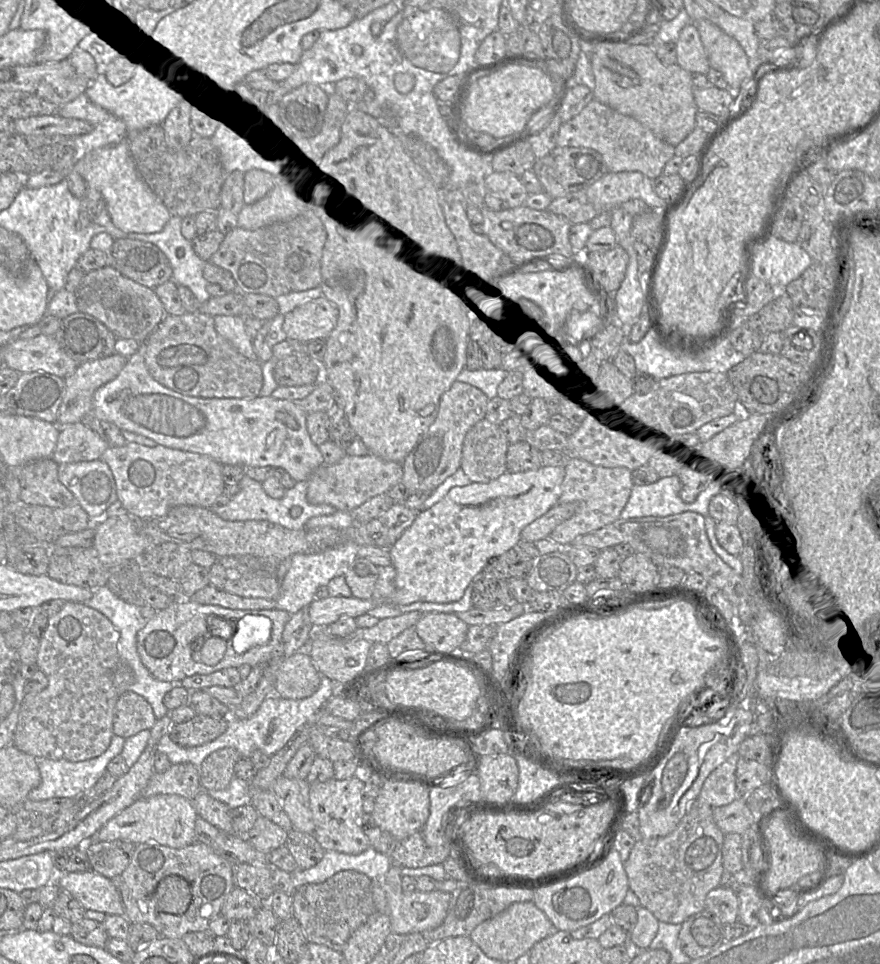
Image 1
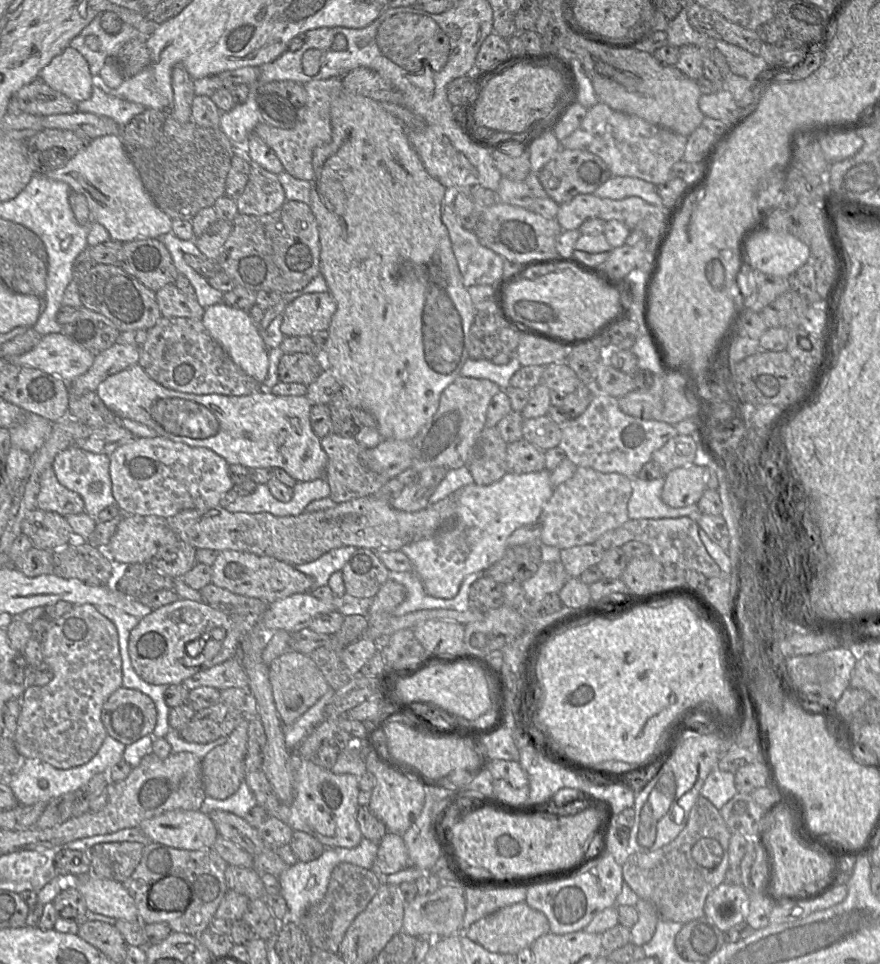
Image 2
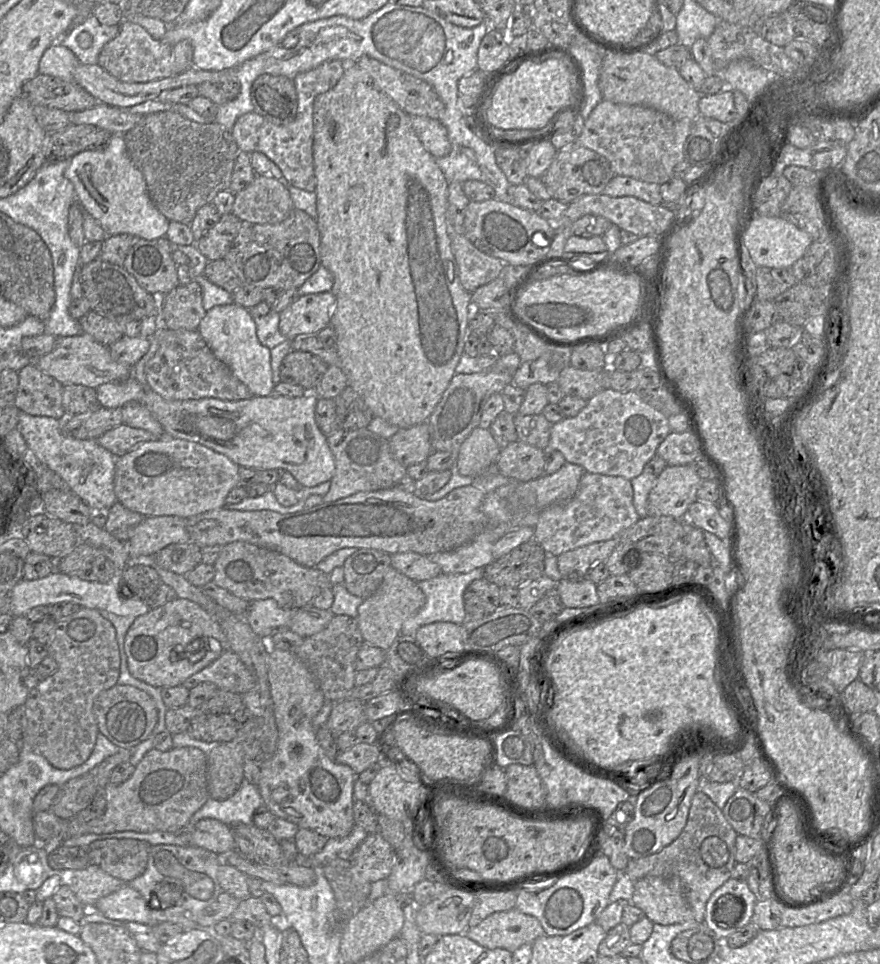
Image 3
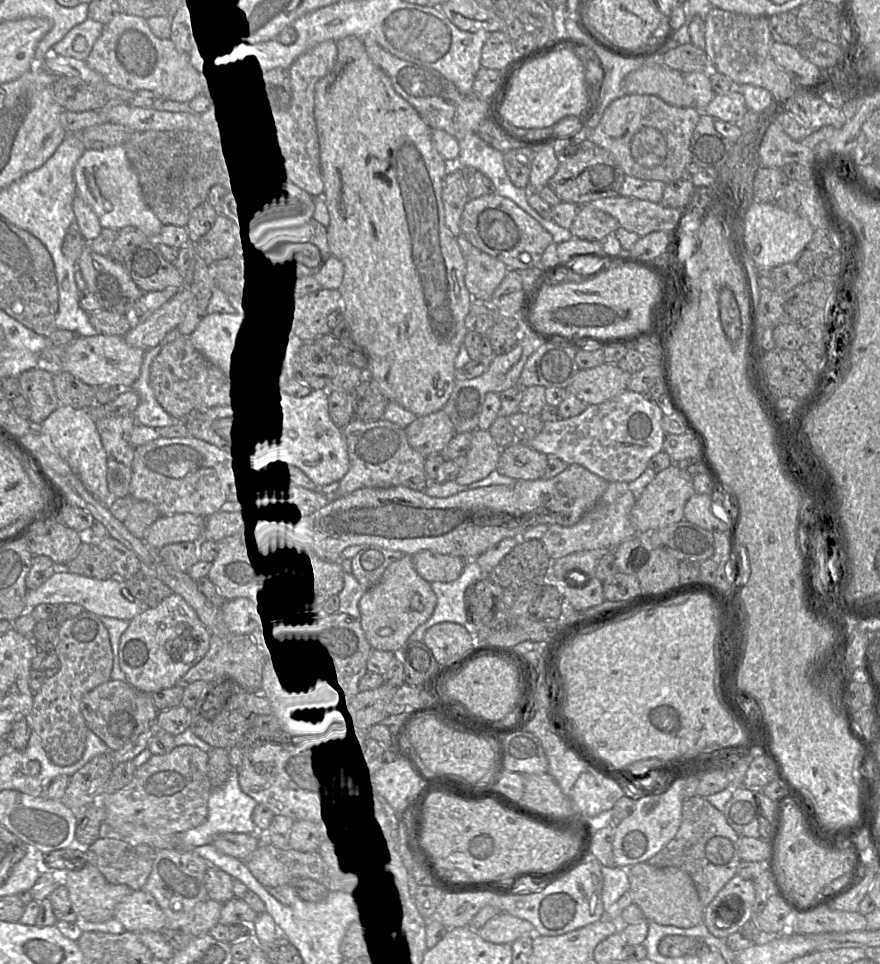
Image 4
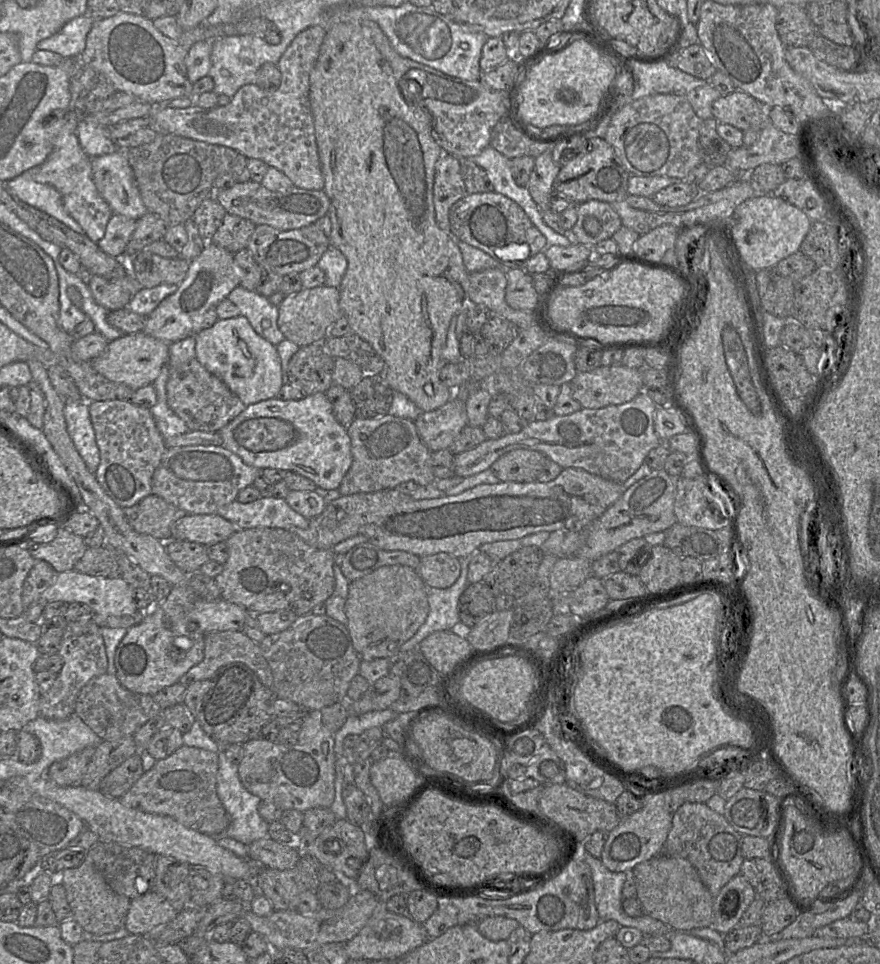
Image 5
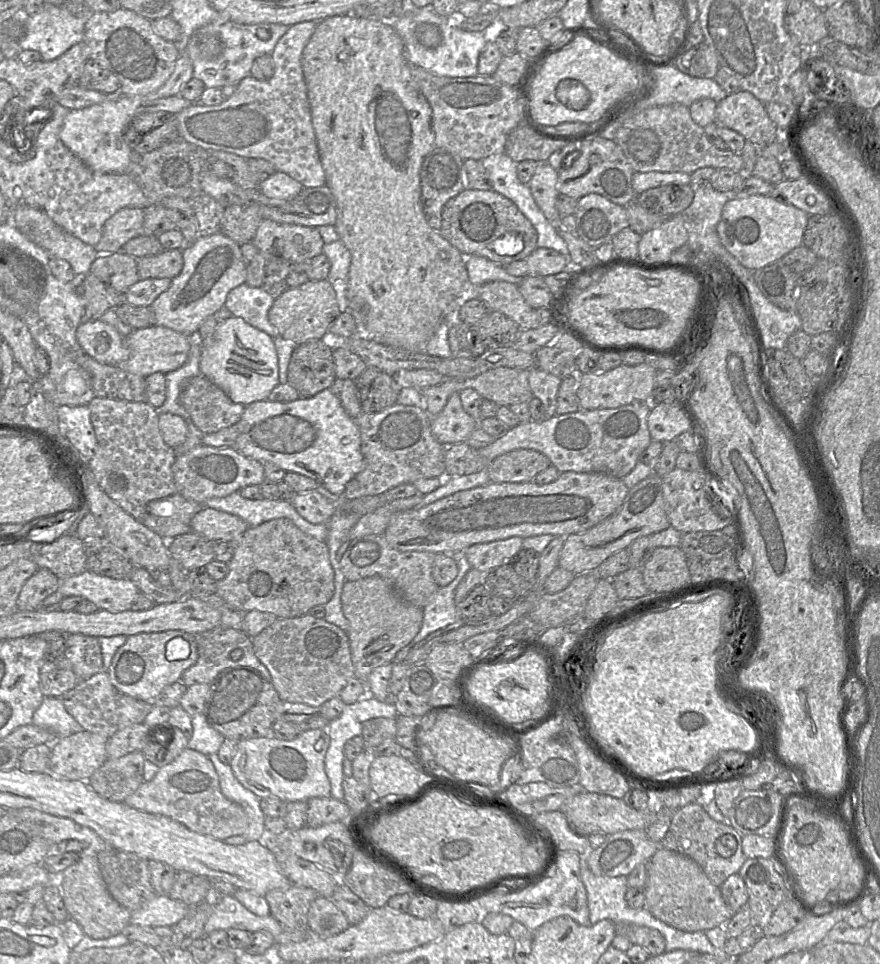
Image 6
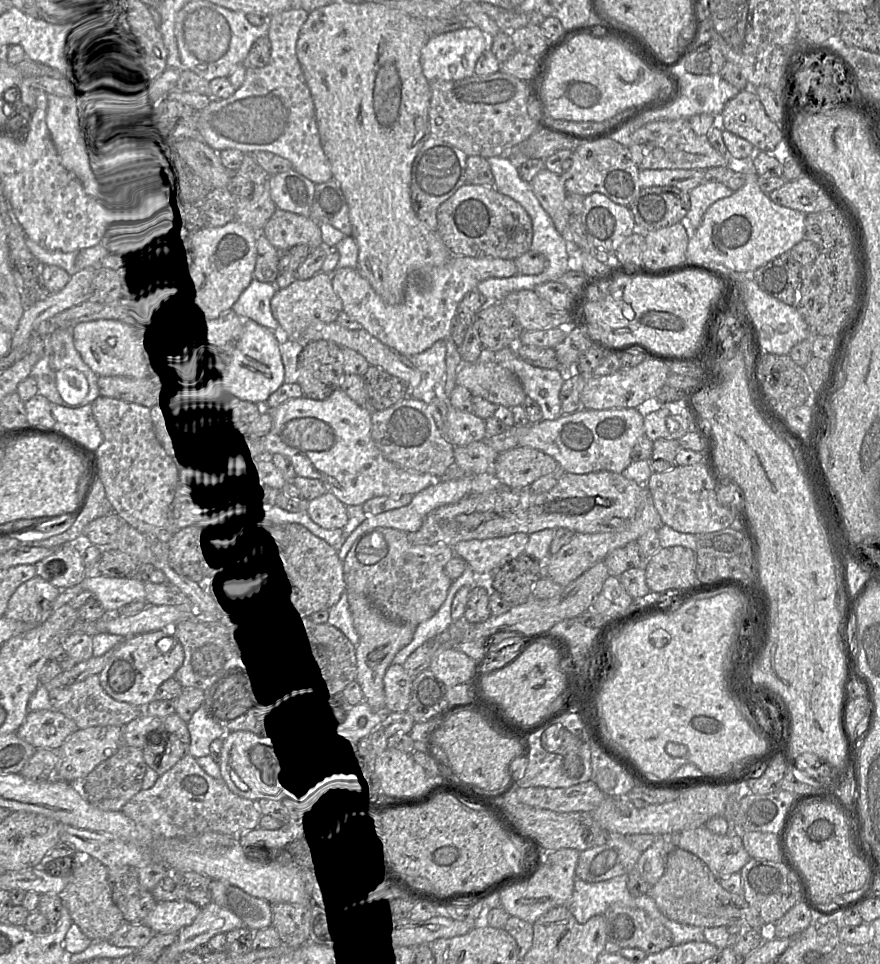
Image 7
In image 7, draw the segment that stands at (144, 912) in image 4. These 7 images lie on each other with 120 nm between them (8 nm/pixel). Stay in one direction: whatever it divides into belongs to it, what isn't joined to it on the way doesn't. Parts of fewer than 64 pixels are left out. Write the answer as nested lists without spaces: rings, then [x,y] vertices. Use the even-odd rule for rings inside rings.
[[[187,900],[158,901],[144,919],[155,933],[178,933],[198,916],[201,907]]]

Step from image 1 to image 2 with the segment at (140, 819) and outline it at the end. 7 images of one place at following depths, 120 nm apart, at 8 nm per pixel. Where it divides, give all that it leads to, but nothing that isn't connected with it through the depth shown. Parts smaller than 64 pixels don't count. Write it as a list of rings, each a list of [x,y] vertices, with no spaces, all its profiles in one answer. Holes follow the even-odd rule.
[[[173,810],[144,821],[139,827],[151,842],[183,850],[212,849],[218,830],[209,814]]]

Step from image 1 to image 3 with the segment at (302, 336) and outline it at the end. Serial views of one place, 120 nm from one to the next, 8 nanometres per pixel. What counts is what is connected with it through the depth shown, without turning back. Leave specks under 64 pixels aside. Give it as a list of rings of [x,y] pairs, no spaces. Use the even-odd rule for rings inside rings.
[[[331,291],[302,295],[279,313],[279,331],[289,341],[316,336],[330,325],[334,305],[335,296]]]

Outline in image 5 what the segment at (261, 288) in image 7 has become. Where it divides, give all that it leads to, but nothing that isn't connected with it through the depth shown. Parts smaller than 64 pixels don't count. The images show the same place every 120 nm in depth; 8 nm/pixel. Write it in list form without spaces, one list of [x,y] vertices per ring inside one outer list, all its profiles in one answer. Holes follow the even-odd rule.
[[[239,285],[227,298],[238,307],[240,315],[247,318],[259,336],[274,346],[286,339],[277,326],[278,306],[270,303],[267,297]]]

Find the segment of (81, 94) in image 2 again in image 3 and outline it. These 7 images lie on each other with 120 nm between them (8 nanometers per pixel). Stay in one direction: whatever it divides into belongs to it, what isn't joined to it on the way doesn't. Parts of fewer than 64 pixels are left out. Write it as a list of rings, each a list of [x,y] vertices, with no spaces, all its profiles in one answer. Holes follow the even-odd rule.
[[[61,43],[52,44],[39,61],[38,74],[73,81],[75,68],[80,64],[74,53]]]

